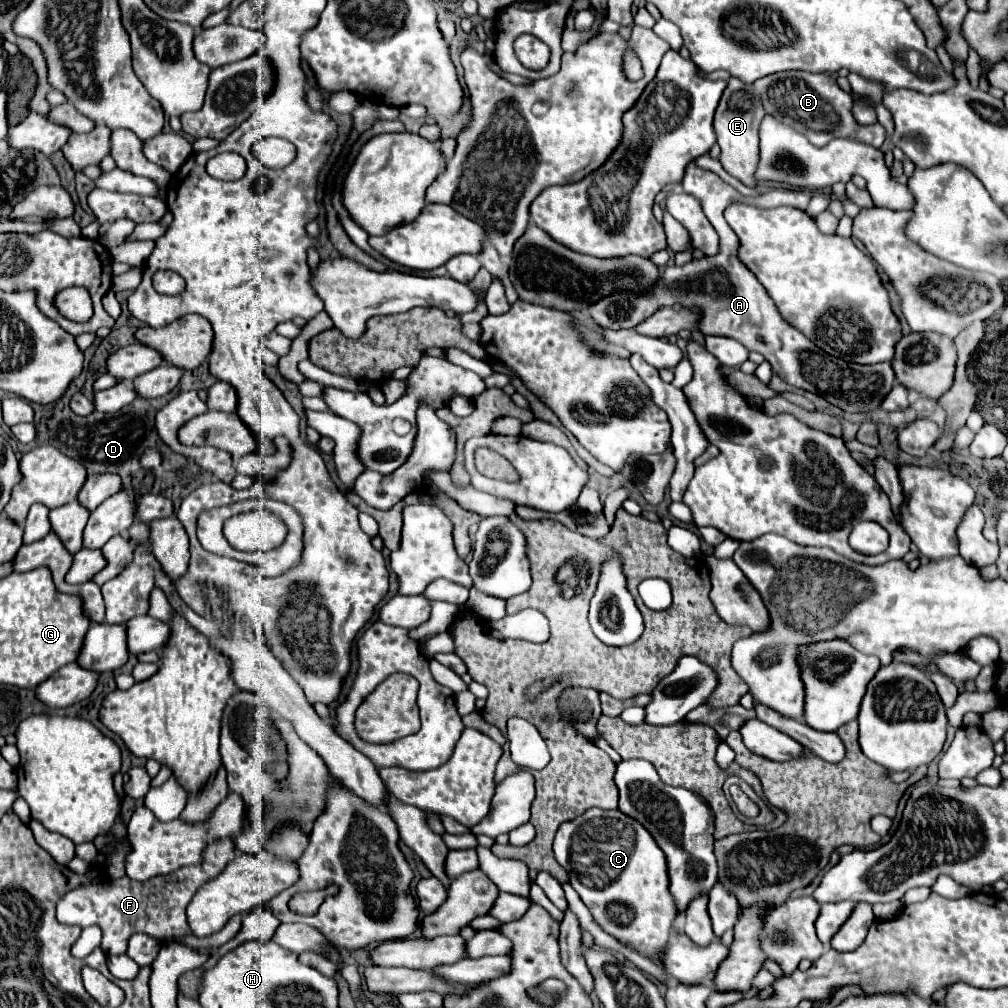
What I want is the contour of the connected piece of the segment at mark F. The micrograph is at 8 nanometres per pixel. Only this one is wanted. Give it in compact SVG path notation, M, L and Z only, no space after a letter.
M217 840L207 846L203 864L179 868L169 876L153 876L145 882L129 880L127 876L111 879L98 885L83 885L65 892L57 902L57 920L69 926L99 926L103 932L101 948L105 954L125 954L127 942L133 934L149 934L161 944L173 942L177 938L189 936L191 928L187 924L185 908L193 894L211 878L221 874L225 866L237 856L235 844L229 840Z

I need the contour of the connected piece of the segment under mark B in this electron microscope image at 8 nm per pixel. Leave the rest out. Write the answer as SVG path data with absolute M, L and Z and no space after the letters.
M777 72L769 74L761 80L753 82L753 88L757 90L757 96L763 100L765 112L779 118L781 122L793 126L801 134L807 136L807 140L815 146L825 146L833 138L853 138L859 142L865 142L873 148L881 148L885 140L885 128L877 122L873 126L859 126L853 120L851 114L851 102L853 98L843 92L835 78L827 74L809 74L809 72Z

